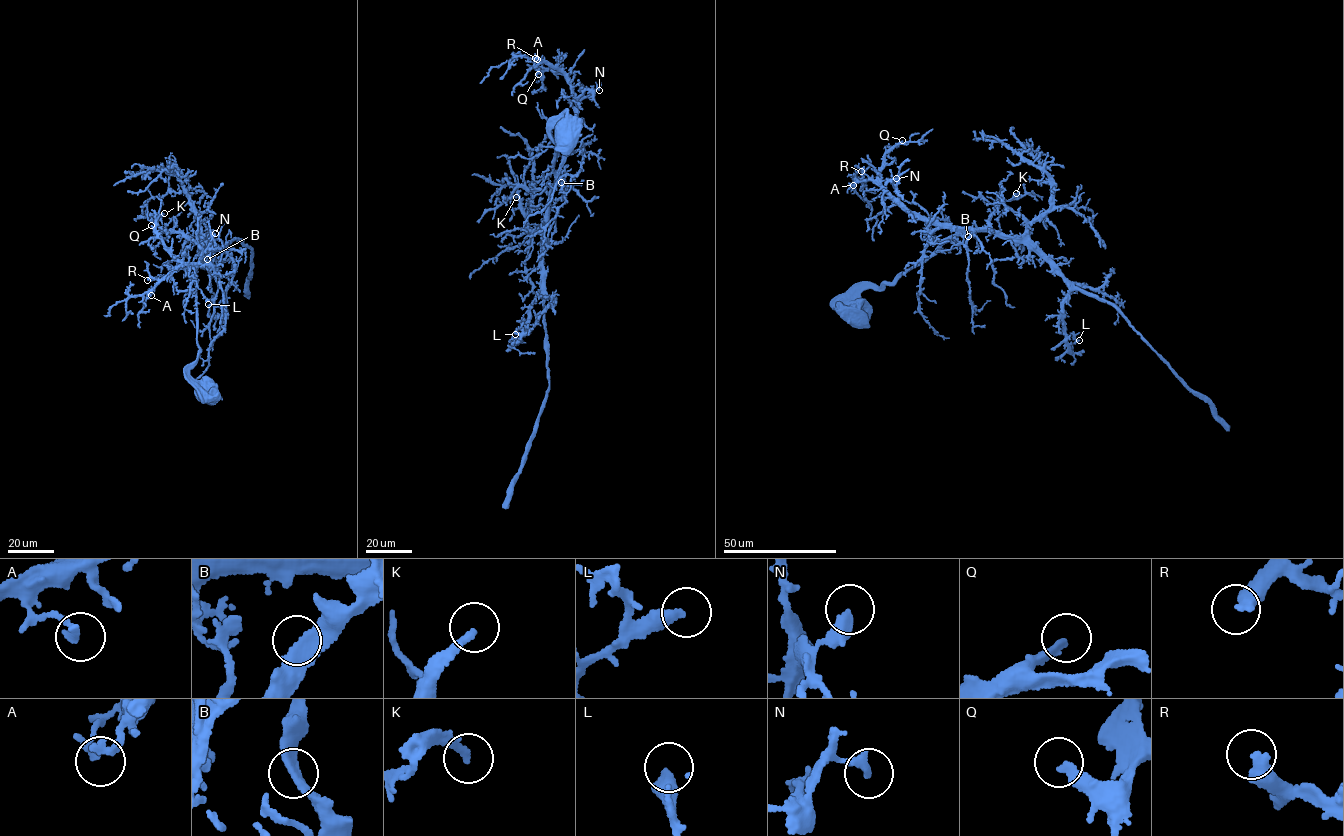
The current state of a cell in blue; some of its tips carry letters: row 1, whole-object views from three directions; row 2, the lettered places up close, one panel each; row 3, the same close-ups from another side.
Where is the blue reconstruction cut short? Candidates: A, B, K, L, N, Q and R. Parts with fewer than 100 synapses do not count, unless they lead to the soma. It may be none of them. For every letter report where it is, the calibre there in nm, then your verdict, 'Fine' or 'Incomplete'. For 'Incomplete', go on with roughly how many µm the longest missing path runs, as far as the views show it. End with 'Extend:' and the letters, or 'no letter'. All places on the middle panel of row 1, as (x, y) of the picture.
A: Place: (537, 59). Thickness 220 nm. Fine
B: Place: (561, 182). Thickness 280 nm. Fine
K: Place: (516, 197). Thickness 220 nm. Fine
L: Place: (515, 334). Thickness 440 nm. Fine
N: Place: (599, 90). Thickness 200 nm. Fine
Q: Place: (538, 74). Thickness 280 nm. Fine
R: Place: (535, 58). Thickness 400 nm. Fine
Extend: no letter

